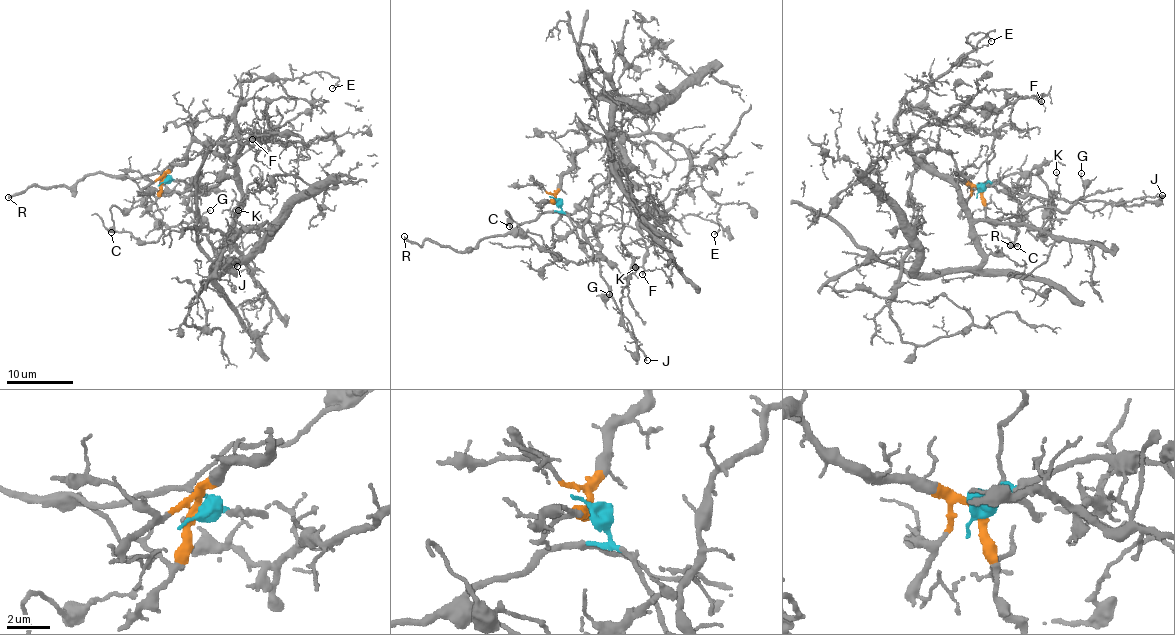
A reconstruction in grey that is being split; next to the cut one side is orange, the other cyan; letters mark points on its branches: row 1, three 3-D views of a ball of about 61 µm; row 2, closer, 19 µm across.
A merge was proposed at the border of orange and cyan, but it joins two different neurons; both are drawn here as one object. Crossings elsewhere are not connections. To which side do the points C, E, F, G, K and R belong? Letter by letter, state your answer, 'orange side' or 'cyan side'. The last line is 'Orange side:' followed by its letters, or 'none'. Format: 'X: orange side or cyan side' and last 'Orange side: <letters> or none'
C: cyan side
E: orange side
F: orange side
G: cyan side
K: orange side
R: cyan side
Orange side: E, F, K

